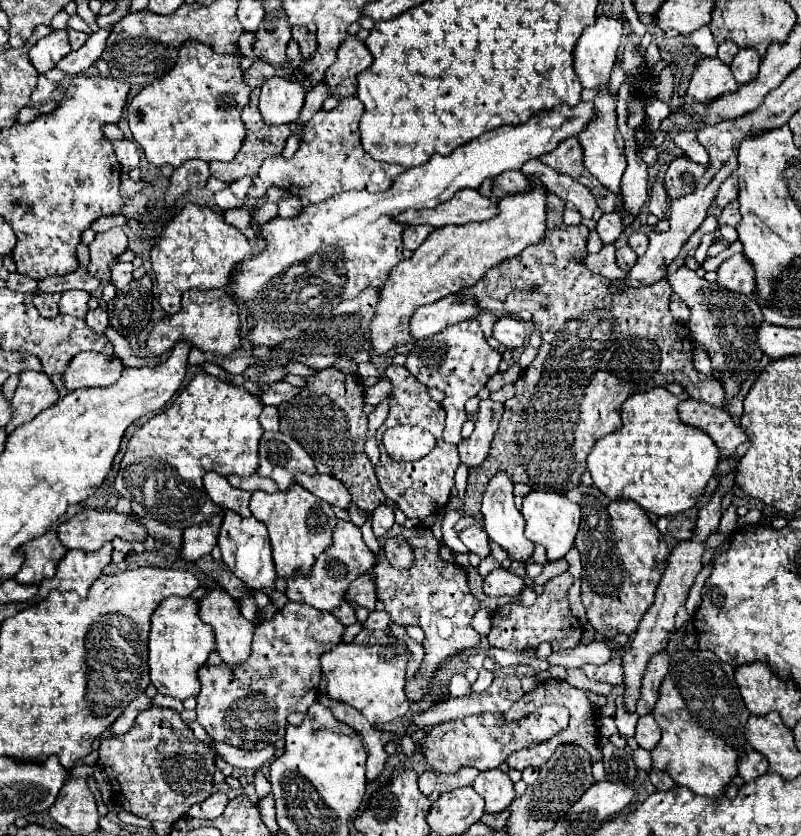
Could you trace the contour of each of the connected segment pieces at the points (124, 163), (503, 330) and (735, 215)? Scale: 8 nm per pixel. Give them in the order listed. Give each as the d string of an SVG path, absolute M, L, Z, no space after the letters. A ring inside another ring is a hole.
M112 140L116 158L120 162L122 168L138 168L140 156L138 156L138 148L132 140Z
M500 318L494 326L494 338L508 350L522 348L526 342L524 322L518 322L516 318Z
M732 200L720 214L720 224L730 224L736 226L740 222L740 210L738 210L738 200Z

